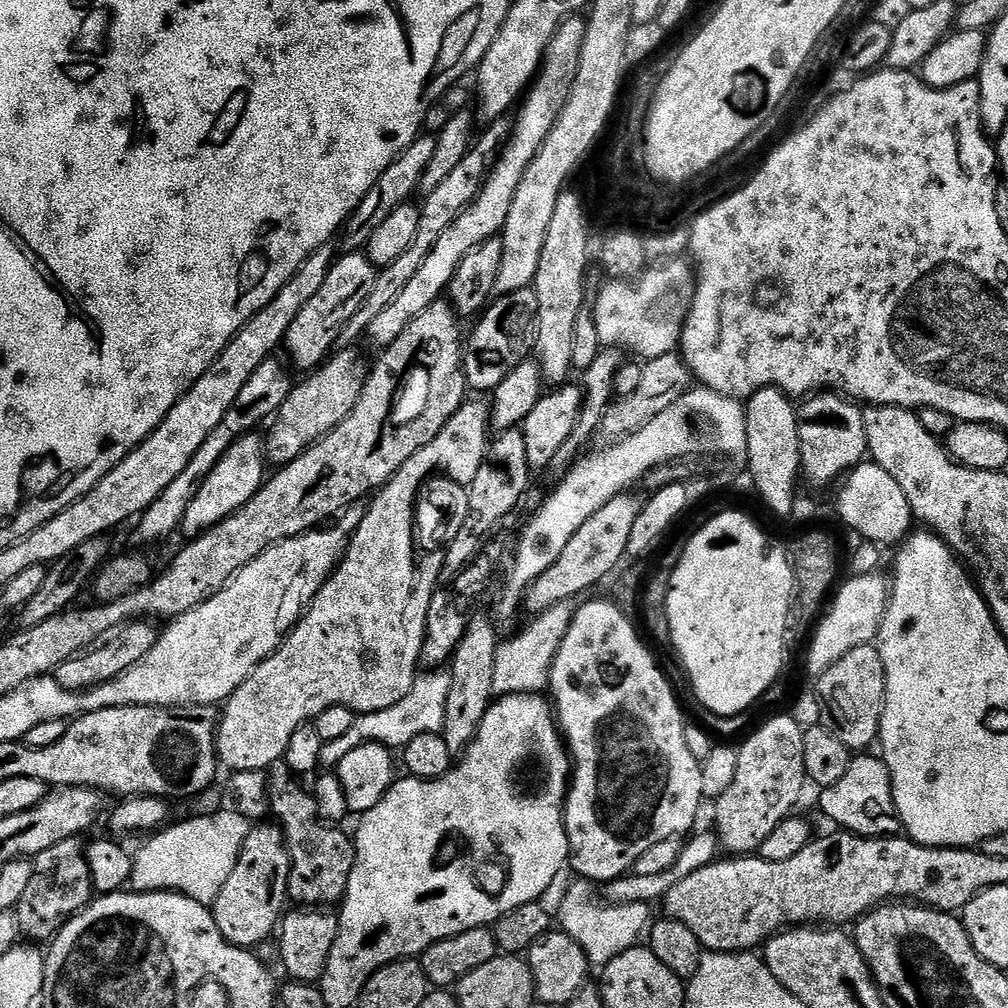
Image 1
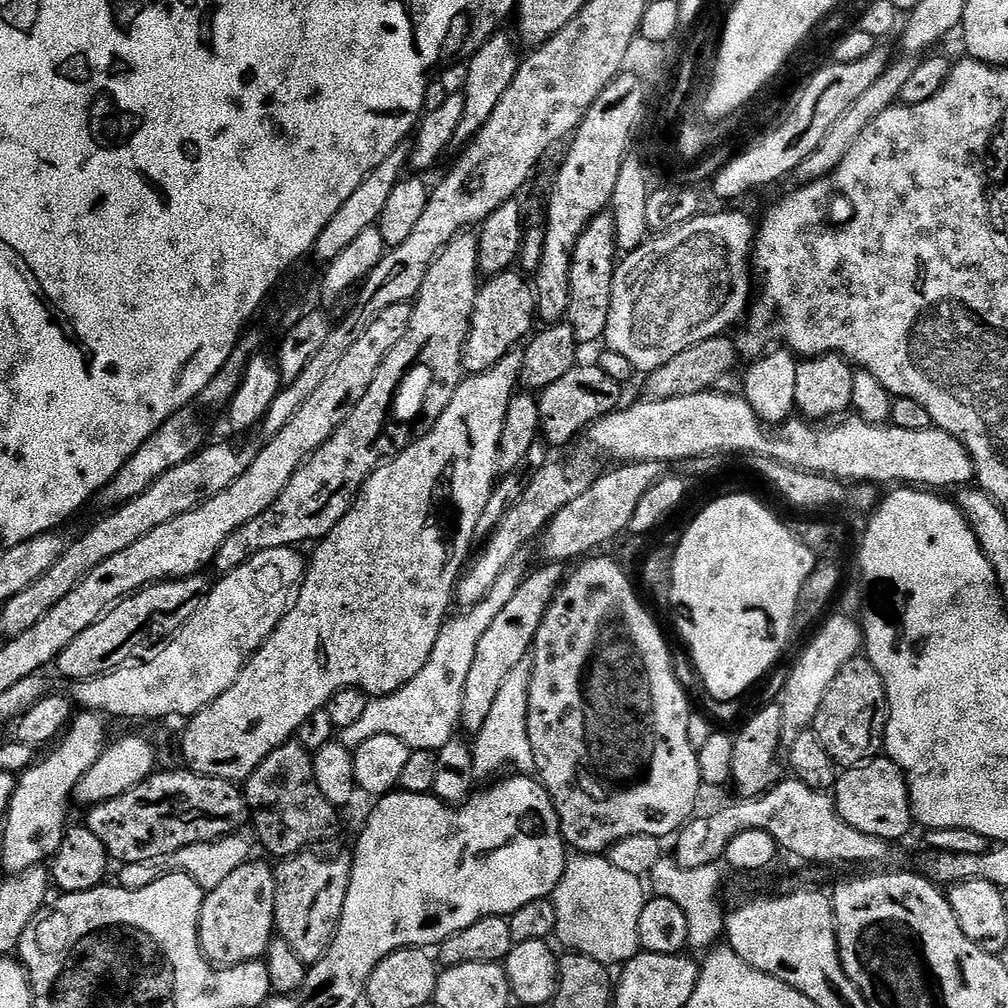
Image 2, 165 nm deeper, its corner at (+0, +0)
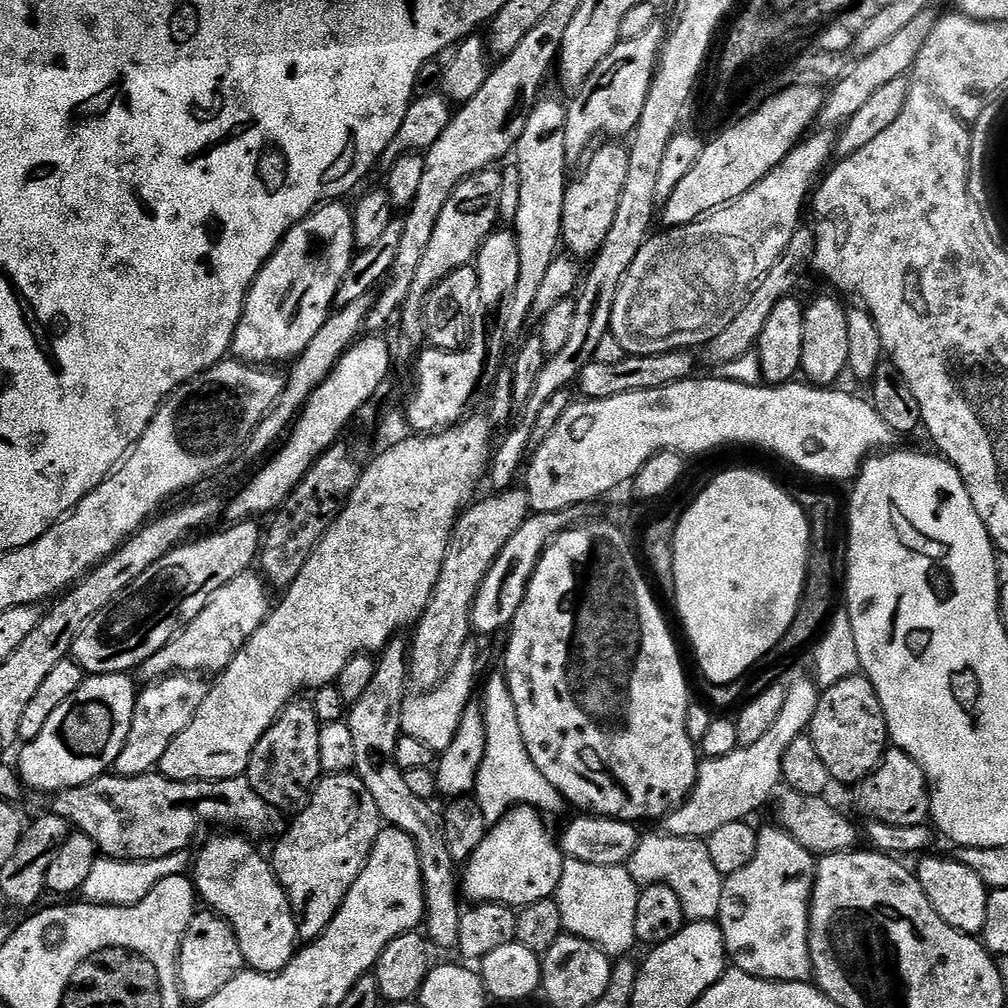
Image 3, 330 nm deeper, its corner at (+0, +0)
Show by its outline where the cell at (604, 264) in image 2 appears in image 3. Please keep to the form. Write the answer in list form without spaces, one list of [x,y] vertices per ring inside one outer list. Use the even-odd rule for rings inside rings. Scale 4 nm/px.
[[[601,143],[587,157],[583,165],[584,173],[577,180],[575,177],[566,190],[562,206],[562,244],[577,258],[596,256],[602,244],[606,242],[606,234],[610,234],[614,217],[618,215],[618,204],[622,202],[622,186],[626,186],[626,174],[630,171],[628,148],[620,144],[623,143]]]

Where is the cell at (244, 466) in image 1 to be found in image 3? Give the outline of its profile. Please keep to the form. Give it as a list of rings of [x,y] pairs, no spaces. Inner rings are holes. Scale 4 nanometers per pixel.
[[[324,202],[284,235],[272,257],[261,266],[260,273],[248,291],[240,325],[236,328],[230,349],[235,359],[253,366],[268,366],[271,360],[292,362],[302,354],[302,350],[306,350],[306,346],[310,346],[314,334],[322,330],[332,315],[338,286],[342,286],[342,278],[346,278],[346,270],[350,270],[352,258],[358,251],[353,213],[353,209],[349,205],[347,208],[344,202]]]

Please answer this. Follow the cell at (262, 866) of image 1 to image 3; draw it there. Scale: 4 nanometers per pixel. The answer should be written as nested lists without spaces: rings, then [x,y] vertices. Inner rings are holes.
[[[211,910],[197,911],[190,926],[186,926],[186,934],[180,943],[178,971],[180,990],[185,1001],[189,1005],[198,1006],[214,998],[214,994],[218,994],[226,982],[240,975],[245,968],[242,946],[238,946],[236,931],[228,925],[228,921]]]

